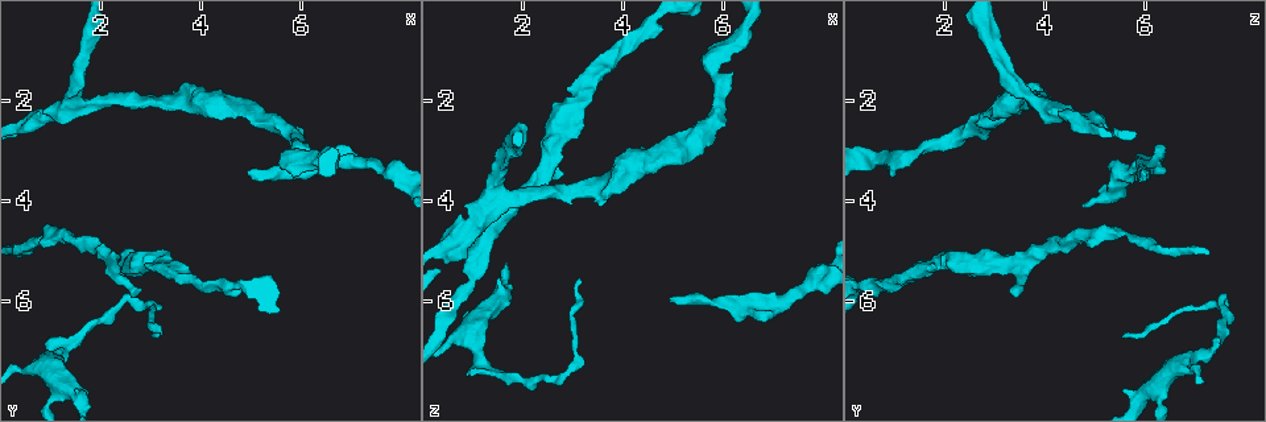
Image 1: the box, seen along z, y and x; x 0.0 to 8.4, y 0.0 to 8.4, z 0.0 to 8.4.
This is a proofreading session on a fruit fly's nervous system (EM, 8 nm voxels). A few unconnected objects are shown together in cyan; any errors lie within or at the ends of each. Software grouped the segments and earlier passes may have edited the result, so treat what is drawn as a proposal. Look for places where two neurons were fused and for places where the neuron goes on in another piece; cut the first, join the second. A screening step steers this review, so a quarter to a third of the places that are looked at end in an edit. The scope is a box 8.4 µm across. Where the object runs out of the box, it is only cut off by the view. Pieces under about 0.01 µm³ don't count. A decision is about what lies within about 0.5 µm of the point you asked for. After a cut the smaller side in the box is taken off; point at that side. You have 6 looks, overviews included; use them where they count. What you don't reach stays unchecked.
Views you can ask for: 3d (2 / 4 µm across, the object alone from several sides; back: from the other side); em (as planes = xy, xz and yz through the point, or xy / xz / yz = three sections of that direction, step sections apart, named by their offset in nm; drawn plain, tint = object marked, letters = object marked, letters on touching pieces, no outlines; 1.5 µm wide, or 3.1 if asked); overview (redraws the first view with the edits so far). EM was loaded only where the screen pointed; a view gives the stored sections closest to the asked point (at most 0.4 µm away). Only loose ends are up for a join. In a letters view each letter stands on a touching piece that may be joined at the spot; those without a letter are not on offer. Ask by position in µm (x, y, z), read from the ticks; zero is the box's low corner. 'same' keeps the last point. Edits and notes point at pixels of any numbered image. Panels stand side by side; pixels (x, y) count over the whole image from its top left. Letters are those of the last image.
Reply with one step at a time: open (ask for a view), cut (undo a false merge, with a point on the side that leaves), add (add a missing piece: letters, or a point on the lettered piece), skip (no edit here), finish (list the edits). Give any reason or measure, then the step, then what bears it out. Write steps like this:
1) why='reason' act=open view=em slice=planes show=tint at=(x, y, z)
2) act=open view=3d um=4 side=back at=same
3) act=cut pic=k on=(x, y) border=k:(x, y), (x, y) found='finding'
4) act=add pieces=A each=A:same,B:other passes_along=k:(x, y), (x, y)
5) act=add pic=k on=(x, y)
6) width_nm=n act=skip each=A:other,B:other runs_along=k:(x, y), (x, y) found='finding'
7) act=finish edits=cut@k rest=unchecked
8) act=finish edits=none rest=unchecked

why='sudden change in width' act=open view=3d um=4 at=(3.80, 2.00, 3.60)

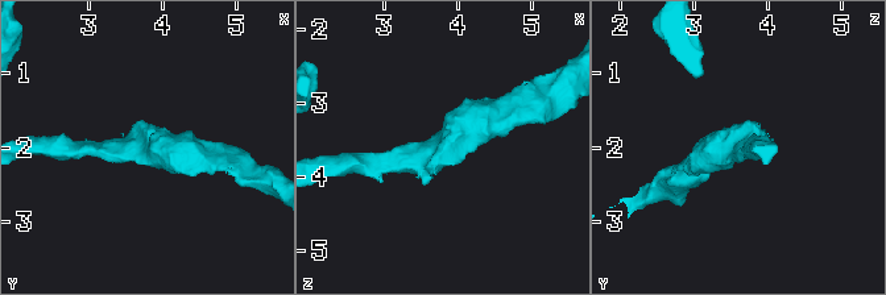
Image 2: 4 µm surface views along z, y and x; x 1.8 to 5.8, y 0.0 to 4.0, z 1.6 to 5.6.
arm_widths_nm=190,480 act=open view=em slice=planes show=tint at=(3.85, 1.95, 3.65)

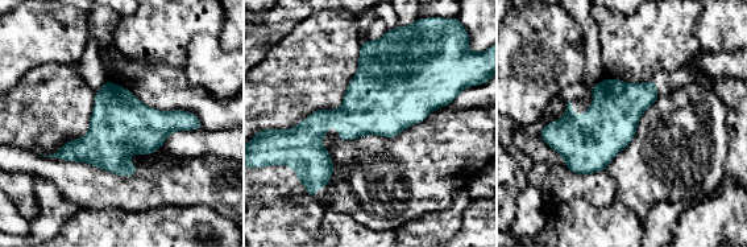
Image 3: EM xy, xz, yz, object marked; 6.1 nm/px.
act=open view=em slice=planes show=letters at=same

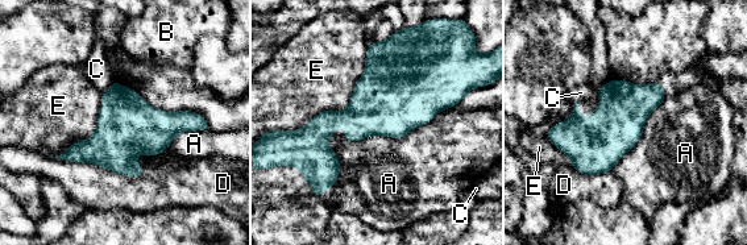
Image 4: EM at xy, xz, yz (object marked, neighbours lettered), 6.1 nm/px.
width_nm=320 act=skip each=A:other,B:other,C:other,D:other,E:other border=4:(432, 119), (401, 137), (345, 141) found='all the same neuron'

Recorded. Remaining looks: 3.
why='sharp bend' act=open view=3d um=2 side=back at=(1.50, 2.10, 4.05)

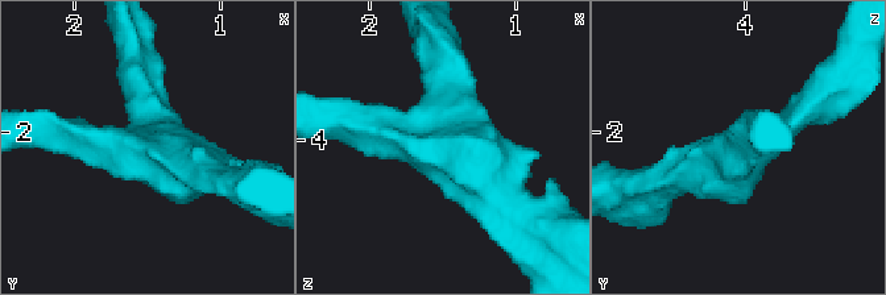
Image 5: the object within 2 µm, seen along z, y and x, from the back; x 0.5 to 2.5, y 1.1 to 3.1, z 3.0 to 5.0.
arms=3 arm_widths_nm=240,260,260 why='need the tissue' act=open view=em slice=planes show=tint at=(1.50, 2.10, 4.00)

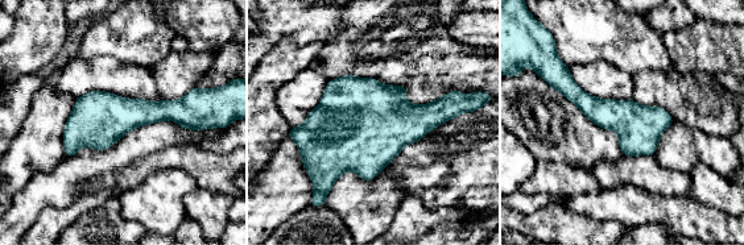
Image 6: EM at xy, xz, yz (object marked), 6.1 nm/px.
act=open view=em slice=planes show=letters at=same

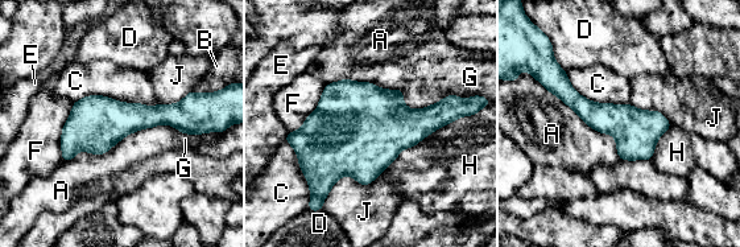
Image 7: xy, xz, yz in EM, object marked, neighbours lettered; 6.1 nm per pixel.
act=skip each=A:other,B:other,C:other,D:other,E:other,F:other,G:other,H:other,J:other found='one neuron here'

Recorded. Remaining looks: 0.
act=finish edits=none rest=unchecked

